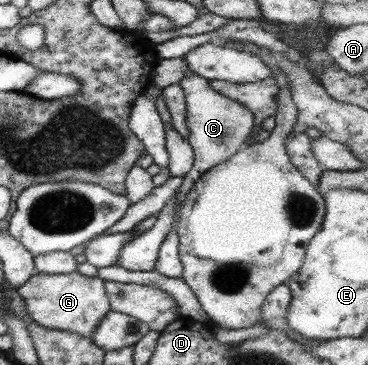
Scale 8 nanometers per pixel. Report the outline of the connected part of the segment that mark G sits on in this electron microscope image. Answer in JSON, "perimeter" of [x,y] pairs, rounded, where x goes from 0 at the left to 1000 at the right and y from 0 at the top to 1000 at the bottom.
{"perimeter":[[[207,742],[188,751],[106,751],[43,795],[63,822],[76,871],[130,904],[204,910],[220,923],[247,926],[266,885],[299,855],[283,773],[266,759],[223,756]]]}

